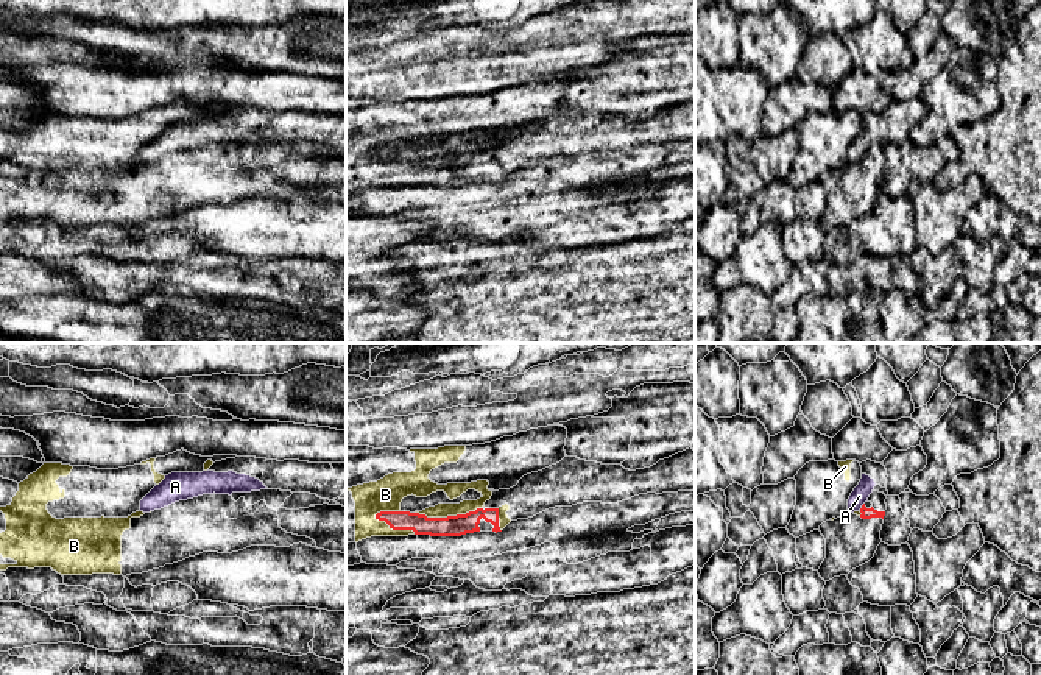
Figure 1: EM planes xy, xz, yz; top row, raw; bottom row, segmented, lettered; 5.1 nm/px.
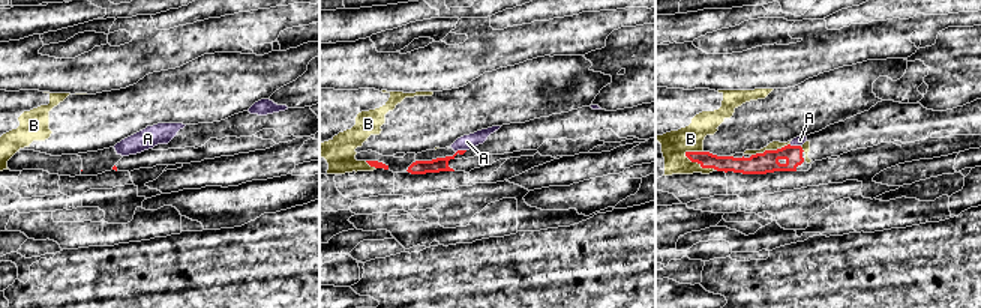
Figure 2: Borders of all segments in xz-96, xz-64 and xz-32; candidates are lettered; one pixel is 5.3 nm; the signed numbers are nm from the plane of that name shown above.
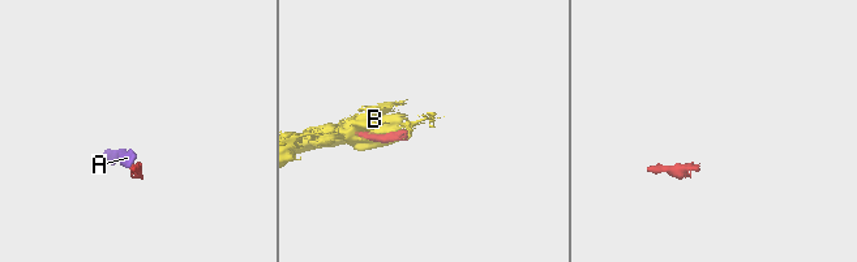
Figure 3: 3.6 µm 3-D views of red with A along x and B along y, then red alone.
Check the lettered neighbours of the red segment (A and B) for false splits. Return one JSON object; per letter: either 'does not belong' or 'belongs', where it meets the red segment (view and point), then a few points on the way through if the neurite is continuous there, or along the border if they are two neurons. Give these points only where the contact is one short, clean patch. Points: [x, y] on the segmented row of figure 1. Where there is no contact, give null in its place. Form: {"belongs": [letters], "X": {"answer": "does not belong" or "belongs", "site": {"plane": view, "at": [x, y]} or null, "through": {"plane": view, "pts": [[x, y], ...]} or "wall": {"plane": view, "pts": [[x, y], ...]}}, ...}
{"belongs": [], "A": {"answer": "does not belong", "site": {"plane": "yz", "at": [862, 505]}, "wall": {"plane": "yz", "pts": [[864, 502], [859, 508]]}}, "B": {"answer": "does not belong", "site": {"plane": "xz", "at": [395, 529]}}}

